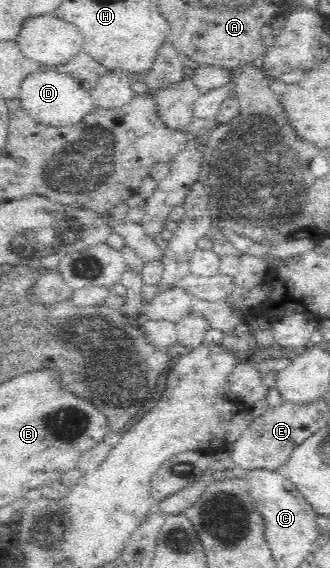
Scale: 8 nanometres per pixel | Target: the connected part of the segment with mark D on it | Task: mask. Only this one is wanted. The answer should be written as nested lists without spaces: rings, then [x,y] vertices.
[[[34,72],[24,80],[19,99],[34,120],[49,127],[78,124],[96,106],[89,91],[80,88],[72,76],[60,72]]]

